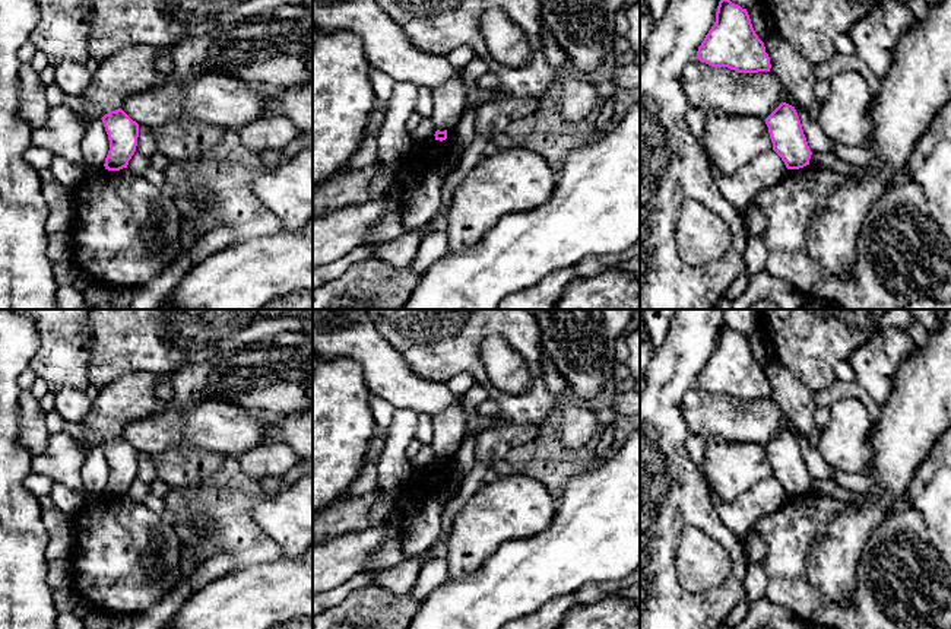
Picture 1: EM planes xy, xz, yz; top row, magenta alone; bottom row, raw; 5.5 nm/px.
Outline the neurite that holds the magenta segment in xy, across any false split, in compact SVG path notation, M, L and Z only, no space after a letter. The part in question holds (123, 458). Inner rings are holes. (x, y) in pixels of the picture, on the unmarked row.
M121 435L105 441L101 447L110 467L110 477L104 490L105 496L120 498L127 495L136 479L139 451Z

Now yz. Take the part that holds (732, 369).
M723 324L716 349L697 378L698 387L711 394L727 394L738 400L770 398L770 384L755 360L746 336Z

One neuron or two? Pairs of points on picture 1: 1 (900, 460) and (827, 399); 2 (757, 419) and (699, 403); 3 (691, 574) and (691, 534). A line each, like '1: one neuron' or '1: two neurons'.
1: two neurons
2: one neuron
3: one neuron

